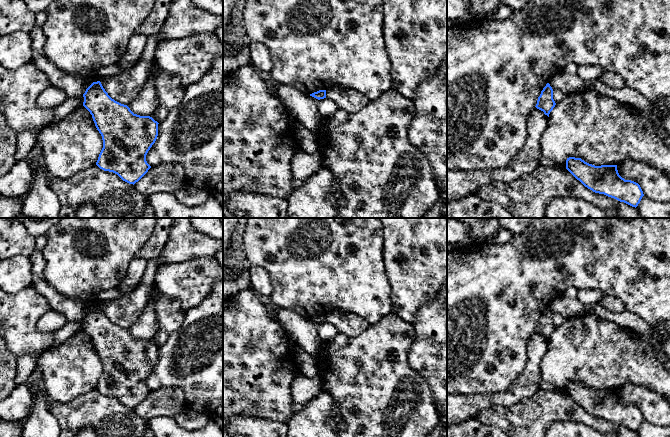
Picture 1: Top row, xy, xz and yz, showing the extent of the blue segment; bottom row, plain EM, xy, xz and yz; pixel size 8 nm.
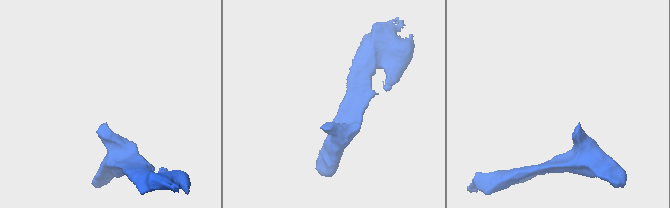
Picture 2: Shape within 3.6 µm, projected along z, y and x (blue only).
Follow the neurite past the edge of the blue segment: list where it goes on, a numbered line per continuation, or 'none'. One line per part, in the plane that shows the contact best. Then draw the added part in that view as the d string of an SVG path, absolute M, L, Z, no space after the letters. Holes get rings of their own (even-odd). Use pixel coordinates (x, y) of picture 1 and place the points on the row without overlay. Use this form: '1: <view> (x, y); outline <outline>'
none

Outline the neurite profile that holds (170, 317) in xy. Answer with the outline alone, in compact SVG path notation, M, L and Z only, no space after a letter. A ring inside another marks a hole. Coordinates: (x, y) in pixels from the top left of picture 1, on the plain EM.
M156 286L152 288L149 299L154 303L154 312L158 321L156 335L151 341L160 347L183 324L185 312L182 311L180 301L165 297Z

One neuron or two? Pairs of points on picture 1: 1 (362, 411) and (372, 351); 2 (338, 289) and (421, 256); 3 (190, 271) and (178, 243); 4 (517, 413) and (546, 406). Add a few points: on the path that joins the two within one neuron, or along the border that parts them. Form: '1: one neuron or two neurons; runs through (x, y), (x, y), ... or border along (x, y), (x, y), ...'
1: one neuron; runs through (372, 396), (372, 366)
2: two neurons; border along (382, 247), (384, 273), (390, 285), (391, 293)
3: two neurons; border along (209, 256), (198, 256), (163, 265)
4: one neuron; runs through (524, 413), (539, 412)

